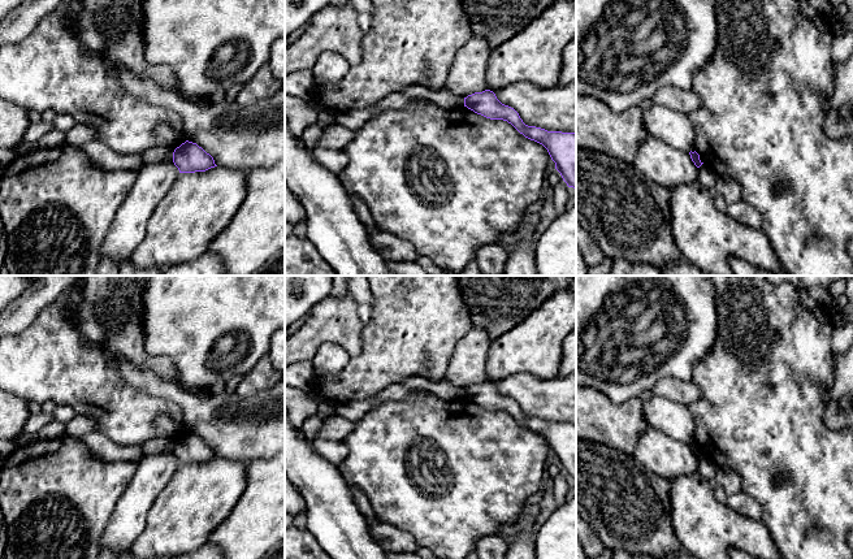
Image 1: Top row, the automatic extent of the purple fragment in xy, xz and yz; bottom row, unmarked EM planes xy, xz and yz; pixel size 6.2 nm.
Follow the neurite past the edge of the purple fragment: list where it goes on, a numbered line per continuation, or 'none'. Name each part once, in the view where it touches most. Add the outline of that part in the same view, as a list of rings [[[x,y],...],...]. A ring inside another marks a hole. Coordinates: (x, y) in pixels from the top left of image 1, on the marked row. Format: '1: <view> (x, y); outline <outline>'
none

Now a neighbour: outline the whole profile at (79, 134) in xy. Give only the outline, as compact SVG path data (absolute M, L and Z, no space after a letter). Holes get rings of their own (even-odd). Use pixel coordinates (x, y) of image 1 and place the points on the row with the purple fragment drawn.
M75 124L65 133L65 143L73 146L81 146L98 139L98 133L92 126Z

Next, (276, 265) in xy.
M285 248L250 276L285 276Z

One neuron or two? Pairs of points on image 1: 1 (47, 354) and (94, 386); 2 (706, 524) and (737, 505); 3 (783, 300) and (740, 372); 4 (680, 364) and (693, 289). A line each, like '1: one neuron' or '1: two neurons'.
1: one neuron
2: two neurons
3: one neuron
4: one neuron

